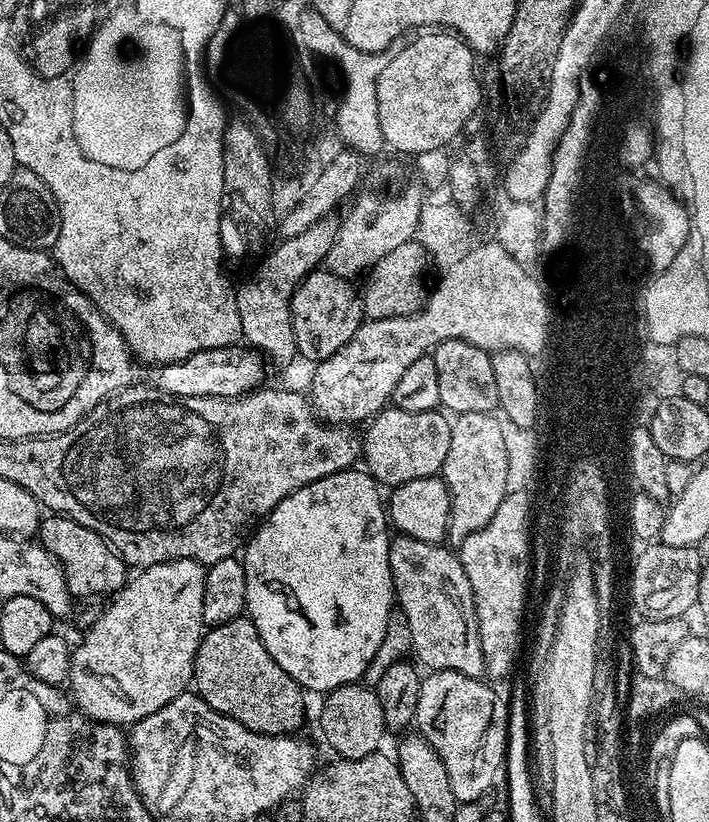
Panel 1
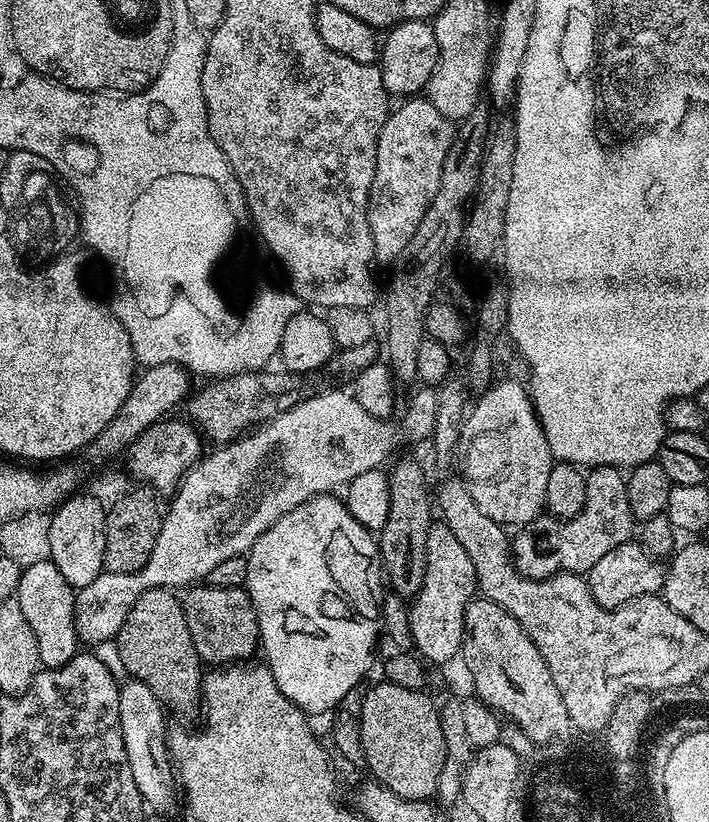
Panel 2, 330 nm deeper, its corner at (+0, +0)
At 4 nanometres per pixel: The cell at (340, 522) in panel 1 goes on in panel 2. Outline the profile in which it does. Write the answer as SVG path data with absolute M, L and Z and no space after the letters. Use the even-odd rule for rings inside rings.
M336 494L315 496L306 502L302 502L294 510L282 514L282 518L278 518L278 522L274 522L274 526L270 526L264 531L254 542L252 549L246 553L248 562L246 591L248 597L252 599L252 605L256 611L256 621L260 627L258 644L262 649L262 656L264 652L265 657L263 656L263 659L266 661L268 669L272 671L272 677L278 686L278 690L282 690L282 694L286 694L288 701L302 709L305 714L313 714L312 712L331 713L338 706L338 702L342 702L342 698L346 698L346 693L354 690L354 686L362 683L365 679L363 676L367 674L368 667L372 664L372 651L376 648L376 639L382 636L382 617L380 614L382 561L378 540L373 533L362 526L362 522L358 522L358 518L354 518L354 514L350 514L347 503L341 497L339 500L338 497L339 495Z

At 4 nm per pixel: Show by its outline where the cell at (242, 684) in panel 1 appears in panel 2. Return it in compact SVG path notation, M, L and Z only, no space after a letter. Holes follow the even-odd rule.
M192 586L183 593L182 603L184 605L184 613L186 614L186 626L190 630L190 638L194 638L194 650L200 655L201 661L208 666L227 666L229 664L235 664L237 662L248 662L253 659L252 656L257 655L258 641L260 638L260 627L256 621L256 611L252 605L252 599L248 597L247 591L244 588L213 588L211 586Z

